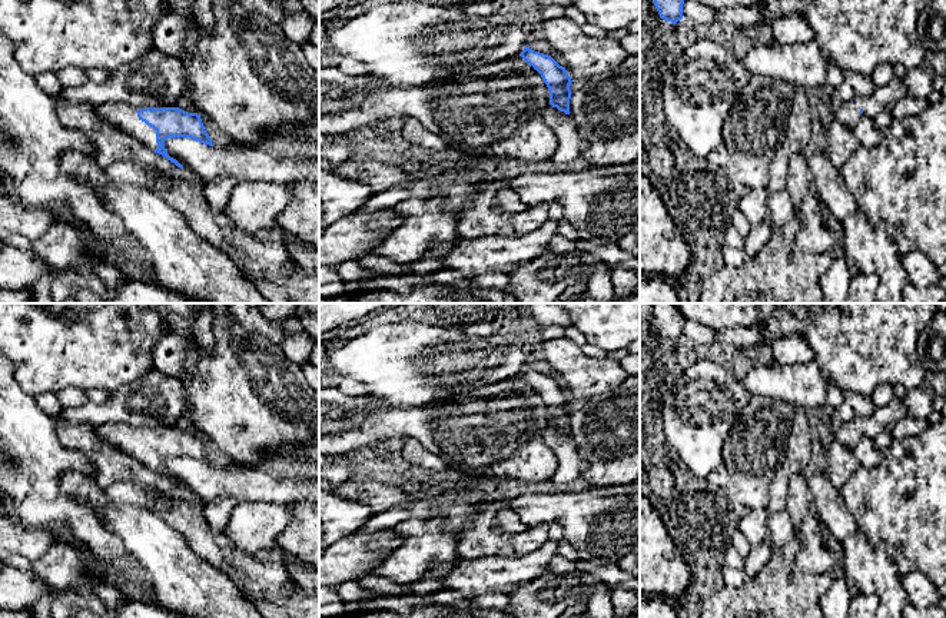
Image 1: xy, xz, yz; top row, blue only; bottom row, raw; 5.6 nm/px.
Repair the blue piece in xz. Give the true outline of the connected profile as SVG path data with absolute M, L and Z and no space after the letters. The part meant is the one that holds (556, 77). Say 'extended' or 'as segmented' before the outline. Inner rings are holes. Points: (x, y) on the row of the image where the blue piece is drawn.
as segmented | M528 44L520 56L541 74L550 90L550 104L570 114L570 84L572 80L565 67L560 66L551 56L531 50Z

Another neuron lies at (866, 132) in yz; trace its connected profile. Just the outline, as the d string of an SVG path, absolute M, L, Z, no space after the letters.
M863 116L853 127L853 132L864 147L876 147L882 139L882 130L874 124L873 119Z

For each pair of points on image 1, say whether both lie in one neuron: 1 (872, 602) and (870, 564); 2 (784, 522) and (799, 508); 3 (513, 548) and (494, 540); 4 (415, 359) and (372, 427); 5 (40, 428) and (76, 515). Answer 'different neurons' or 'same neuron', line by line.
1: different neurons
2: different neurons
3: same neuron
4: different neurons
5: same neuron

